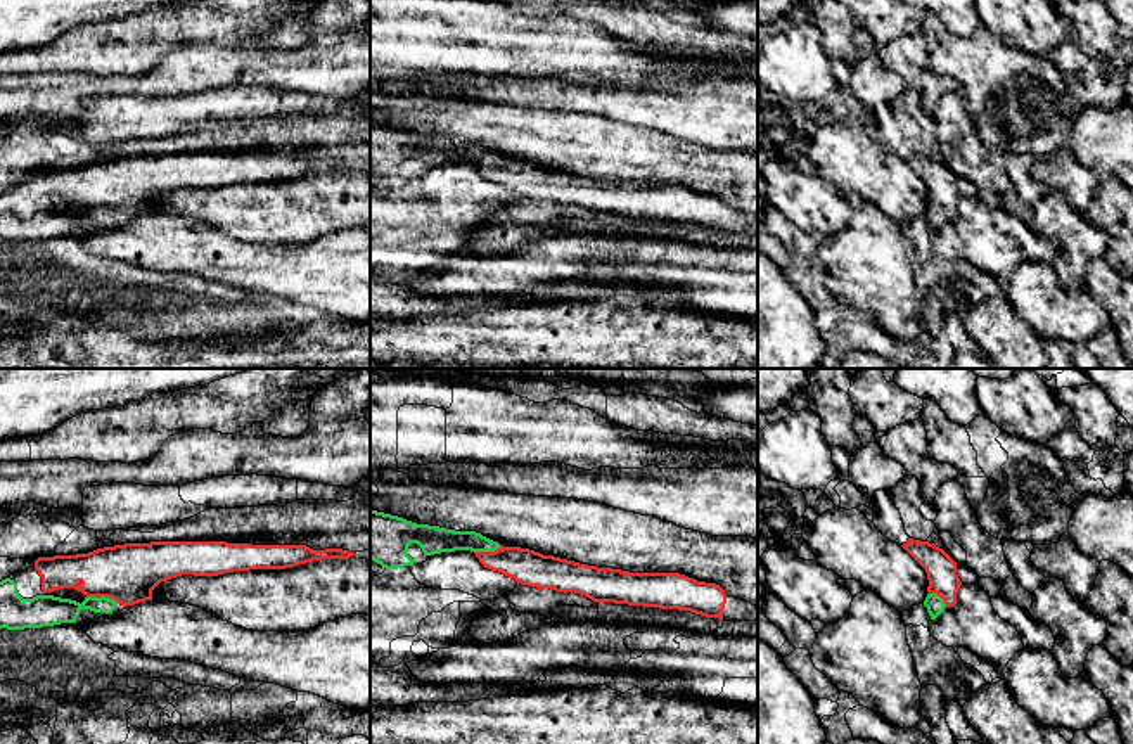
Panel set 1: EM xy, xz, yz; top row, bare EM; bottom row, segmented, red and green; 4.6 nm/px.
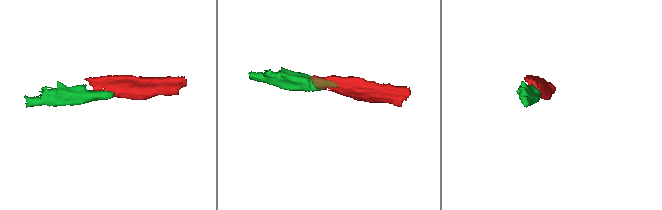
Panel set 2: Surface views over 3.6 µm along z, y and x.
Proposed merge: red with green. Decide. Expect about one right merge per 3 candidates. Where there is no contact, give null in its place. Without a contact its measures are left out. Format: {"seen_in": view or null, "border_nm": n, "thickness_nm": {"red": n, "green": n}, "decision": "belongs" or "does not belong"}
{"seen_in": "xy", "border_nm": 160, "thickness_nm": {"red": 280, "green": 130}, "decision": "belongs"}

